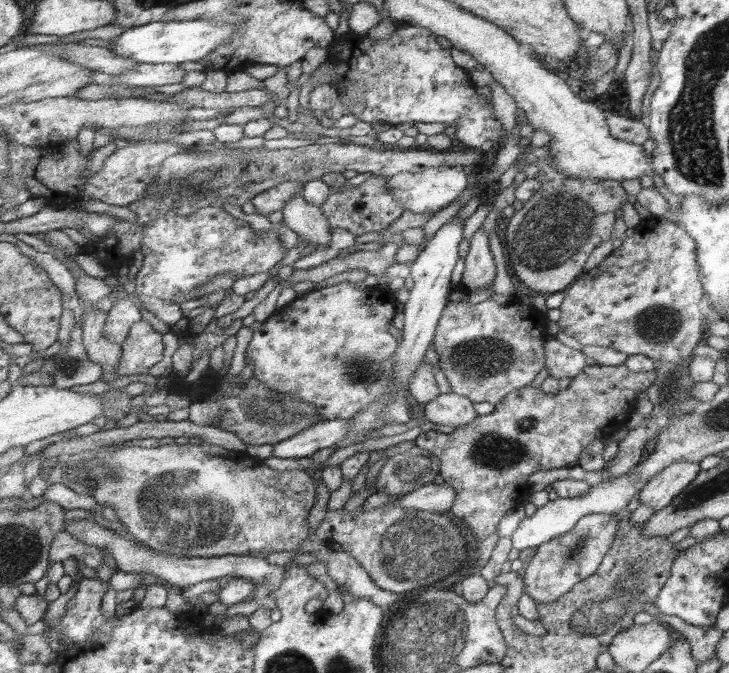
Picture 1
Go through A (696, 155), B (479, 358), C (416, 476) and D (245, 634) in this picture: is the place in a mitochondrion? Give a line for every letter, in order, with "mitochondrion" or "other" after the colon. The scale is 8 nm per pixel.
A: mitochondrion
B: mitochondrion
C: mitochondrion
D: other

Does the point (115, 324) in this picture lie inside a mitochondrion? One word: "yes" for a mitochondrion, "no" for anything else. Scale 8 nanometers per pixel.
no

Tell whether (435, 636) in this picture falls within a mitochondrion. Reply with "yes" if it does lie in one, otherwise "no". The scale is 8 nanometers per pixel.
yes

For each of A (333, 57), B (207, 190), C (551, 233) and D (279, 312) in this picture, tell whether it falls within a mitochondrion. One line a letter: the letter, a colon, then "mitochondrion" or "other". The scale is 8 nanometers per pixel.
A: other
B: mitochondrion
C: mitochondrion
D: other

